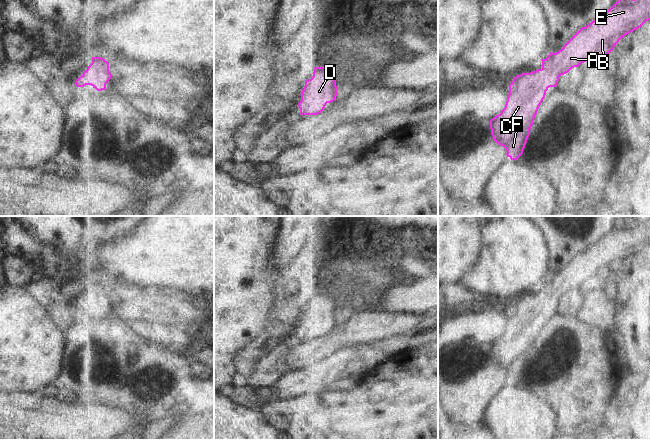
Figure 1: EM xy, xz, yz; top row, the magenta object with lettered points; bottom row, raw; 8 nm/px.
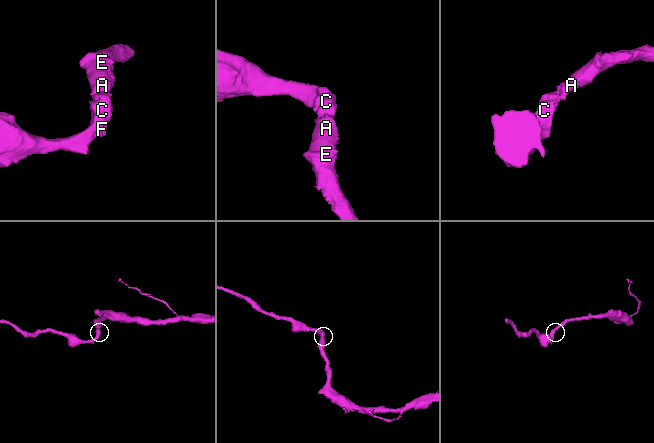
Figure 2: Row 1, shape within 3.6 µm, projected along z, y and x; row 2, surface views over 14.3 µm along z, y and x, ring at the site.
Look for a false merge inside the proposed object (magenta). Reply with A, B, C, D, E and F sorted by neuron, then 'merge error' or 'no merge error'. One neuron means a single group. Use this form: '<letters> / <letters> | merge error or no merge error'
A B C D E F | no merge error

